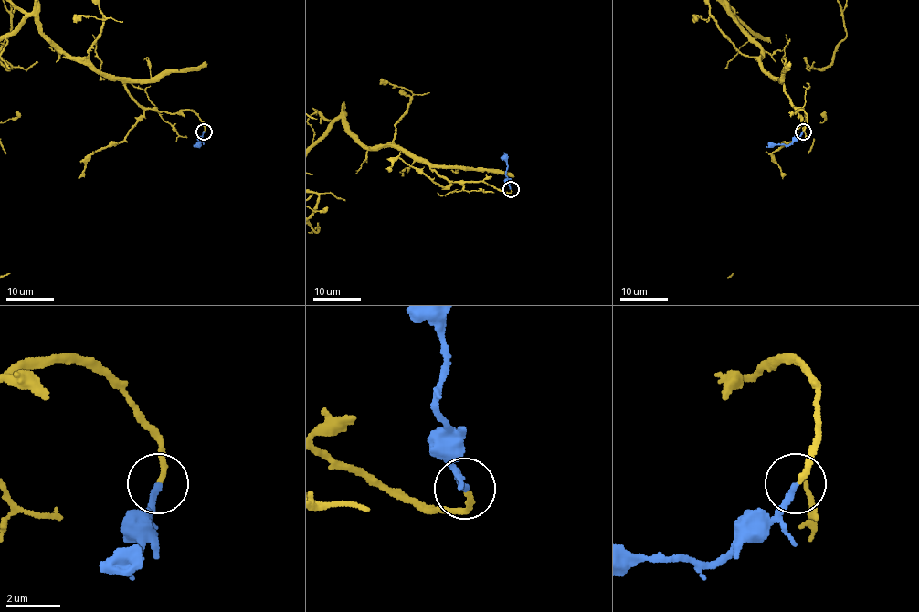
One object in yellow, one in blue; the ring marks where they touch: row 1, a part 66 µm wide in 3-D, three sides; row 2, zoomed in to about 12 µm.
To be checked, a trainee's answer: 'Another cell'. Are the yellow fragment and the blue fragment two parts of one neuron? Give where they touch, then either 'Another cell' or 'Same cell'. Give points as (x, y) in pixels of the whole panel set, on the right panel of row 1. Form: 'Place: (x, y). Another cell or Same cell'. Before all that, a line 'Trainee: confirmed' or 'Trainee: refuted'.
Trainee: refuted
Place: (803, 131). Same cell

